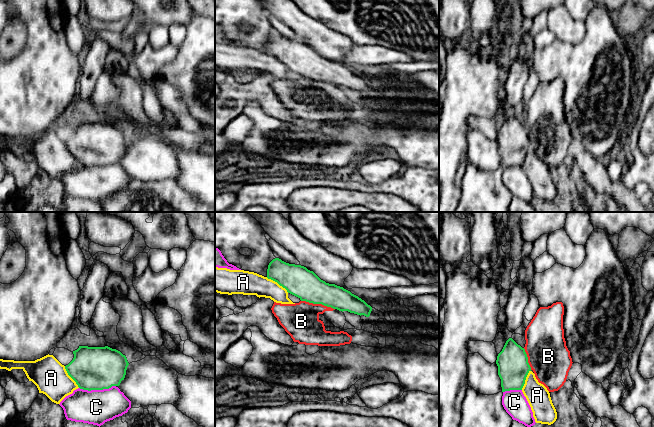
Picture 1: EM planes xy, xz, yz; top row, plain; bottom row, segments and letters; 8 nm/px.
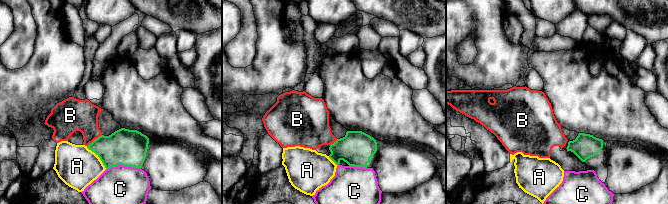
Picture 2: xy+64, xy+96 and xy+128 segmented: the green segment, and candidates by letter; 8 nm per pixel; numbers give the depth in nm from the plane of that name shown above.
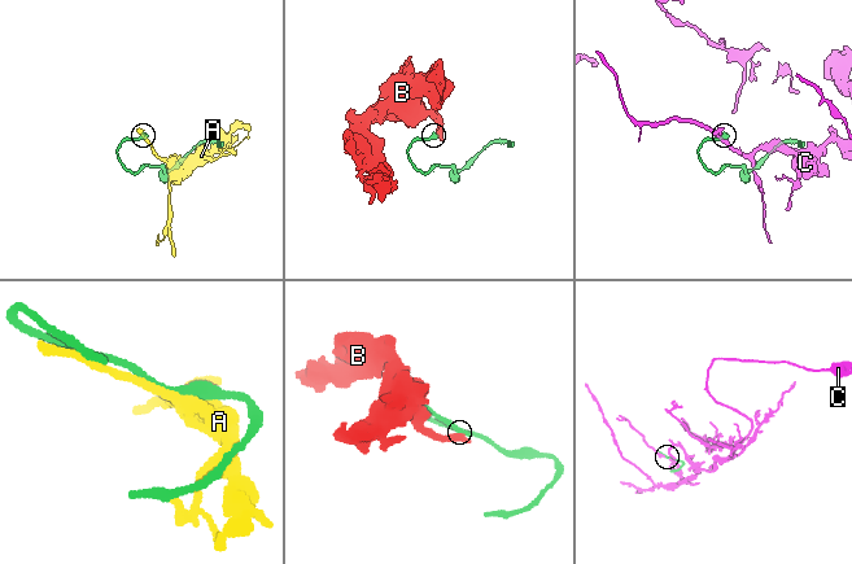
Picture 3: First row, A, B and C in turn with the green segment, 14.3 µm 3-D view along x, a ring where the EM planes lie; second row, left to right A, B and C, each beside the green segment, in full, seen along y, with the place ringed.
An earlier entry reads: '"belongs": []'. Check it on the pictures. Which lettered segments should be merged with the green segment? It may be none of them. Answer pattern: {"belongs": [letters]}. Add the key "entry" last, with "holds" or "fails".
{"belongs": ["B"], "entry": "fails"}

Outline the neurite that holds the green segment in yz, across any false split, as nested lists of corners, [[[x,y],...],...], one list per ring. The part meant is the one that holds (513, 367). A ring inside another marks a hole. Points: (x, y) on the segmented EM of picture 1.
[[[562,302],[540,307],[525,330],[525,347],[522,348],[512,338],[506,341],[496,360],[502,392],[522,390],[531,370],[549,392],[558,391],[564,385],[573,362],[564,338],[563,315]]]

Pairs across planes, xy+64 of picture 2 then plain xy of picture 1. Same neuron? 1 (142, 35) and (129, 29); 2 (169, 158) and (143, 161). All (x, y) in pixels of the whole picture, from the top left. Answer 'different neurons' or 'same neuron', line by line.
1: different neurons
2: same neuron

